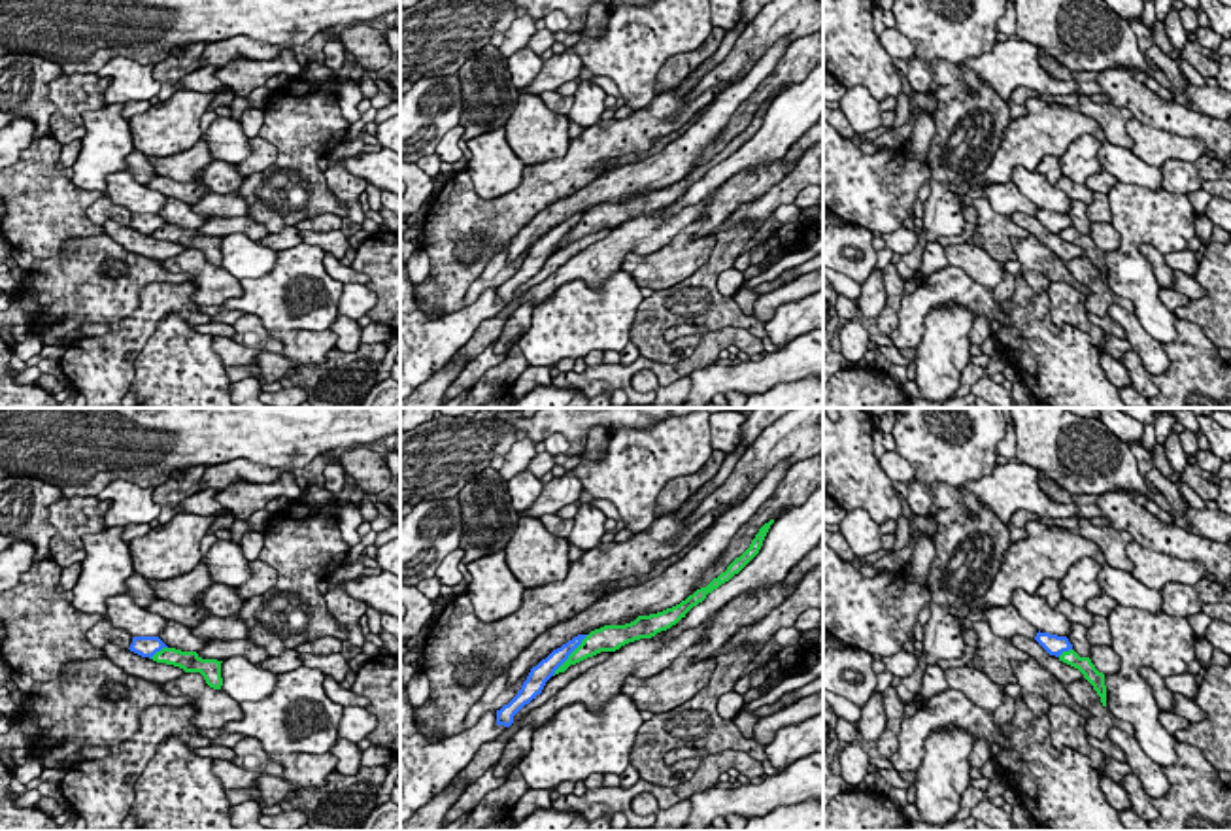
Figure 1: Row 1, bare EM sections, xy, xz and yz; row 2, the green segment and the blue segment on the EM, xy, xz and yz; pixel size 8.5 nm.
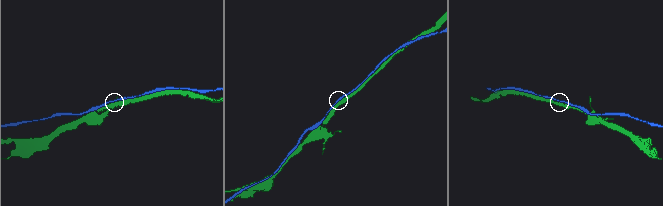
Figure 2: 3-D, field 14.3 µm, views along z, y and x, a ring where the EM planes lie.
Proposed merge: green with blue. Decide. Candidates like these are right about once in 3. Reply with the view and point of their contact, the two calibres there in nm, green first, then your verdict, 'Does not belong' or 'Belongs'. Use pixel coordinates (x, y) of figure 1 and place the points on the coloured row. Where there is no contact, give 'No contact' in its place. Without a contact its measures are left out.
Touches green at xz (569, 656). Thickness 180 nm (green) against 160 nm. Does not belong

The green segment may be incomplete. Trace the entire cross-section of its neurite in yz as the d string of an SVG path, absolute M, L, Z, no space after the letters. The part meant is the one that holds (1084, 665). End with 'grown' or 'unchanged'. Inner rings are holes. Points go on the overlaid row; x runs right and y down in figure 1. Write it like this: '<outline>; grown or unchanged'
M1069 650L1059 655L1059 661L1078 669L1101 697L1103 706L1106 706L1105 674L1095 669L1089 657L1080 657L1074 650Z; unchanged

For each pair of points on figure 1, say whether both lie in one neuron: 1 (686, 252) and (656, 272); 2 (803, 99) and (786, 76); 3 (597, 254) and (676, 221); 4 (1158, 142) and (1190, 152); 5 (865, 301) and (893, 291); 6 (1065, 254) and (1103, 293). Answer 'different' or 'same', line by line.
1: same
2: different
3: same
4: same
5: different
6: different

